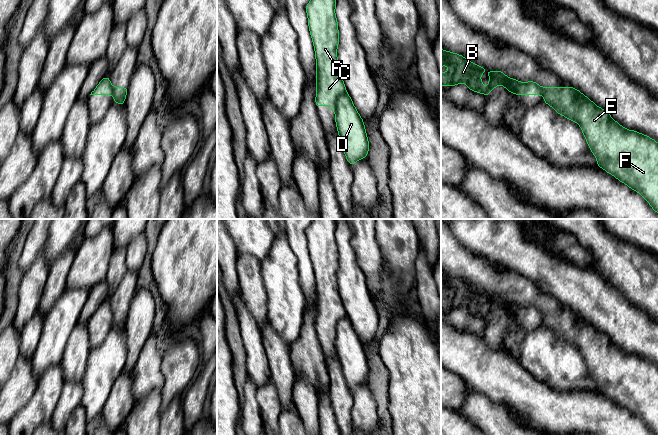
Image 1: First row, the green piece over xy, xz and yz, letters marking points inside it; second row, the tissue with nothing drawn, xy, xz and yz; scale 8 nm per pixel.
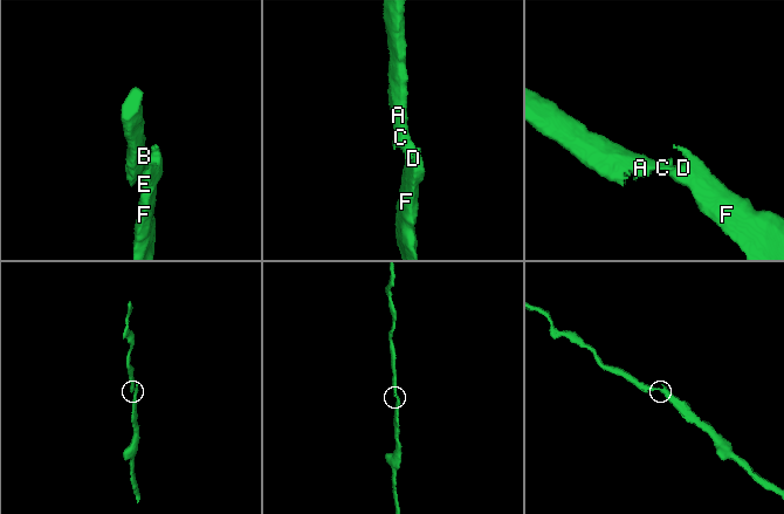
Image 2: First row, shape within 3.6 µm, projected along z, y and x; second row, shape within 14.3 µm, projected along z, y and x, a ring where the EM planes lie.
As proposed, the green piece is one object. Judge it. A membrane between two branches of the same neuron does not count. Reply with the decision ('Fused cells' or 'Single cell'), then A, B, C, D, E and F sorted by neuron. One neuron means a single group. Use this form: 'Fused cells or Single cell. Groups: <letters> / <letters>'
Fused cells. Groups: A B C / D E F

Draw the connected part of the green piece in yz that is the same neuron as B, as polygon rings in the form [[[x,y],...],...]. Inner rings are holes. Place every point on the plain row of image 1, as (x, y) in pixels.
[[[442,271],[441,276],[443,277],[441,291],[449,290],[447,297],[441,296],[441,310],[457,310],[459,307],[466,307],[469,314],[489,320],[497,309],[503,309],[515,319],[543,319],[542,311],[534,305],[519,306],[508,302],[501,294],[487,294],[474,286],[469,286],[462,279],[446,275]],[[486,295],[489,297],[489,309],[484,313],[480,300]]]

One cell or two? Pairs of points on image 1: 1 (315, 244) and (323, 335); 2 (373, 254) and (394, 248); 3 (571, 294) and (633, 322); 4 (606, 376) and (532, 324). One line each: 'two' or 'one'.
1: one
2: two
3: one
4: two

